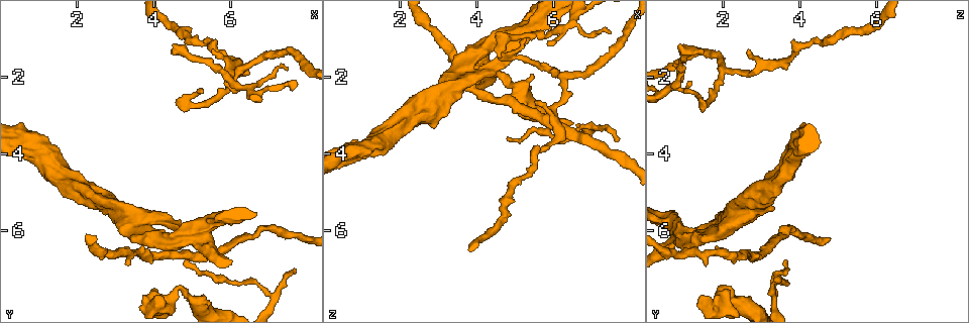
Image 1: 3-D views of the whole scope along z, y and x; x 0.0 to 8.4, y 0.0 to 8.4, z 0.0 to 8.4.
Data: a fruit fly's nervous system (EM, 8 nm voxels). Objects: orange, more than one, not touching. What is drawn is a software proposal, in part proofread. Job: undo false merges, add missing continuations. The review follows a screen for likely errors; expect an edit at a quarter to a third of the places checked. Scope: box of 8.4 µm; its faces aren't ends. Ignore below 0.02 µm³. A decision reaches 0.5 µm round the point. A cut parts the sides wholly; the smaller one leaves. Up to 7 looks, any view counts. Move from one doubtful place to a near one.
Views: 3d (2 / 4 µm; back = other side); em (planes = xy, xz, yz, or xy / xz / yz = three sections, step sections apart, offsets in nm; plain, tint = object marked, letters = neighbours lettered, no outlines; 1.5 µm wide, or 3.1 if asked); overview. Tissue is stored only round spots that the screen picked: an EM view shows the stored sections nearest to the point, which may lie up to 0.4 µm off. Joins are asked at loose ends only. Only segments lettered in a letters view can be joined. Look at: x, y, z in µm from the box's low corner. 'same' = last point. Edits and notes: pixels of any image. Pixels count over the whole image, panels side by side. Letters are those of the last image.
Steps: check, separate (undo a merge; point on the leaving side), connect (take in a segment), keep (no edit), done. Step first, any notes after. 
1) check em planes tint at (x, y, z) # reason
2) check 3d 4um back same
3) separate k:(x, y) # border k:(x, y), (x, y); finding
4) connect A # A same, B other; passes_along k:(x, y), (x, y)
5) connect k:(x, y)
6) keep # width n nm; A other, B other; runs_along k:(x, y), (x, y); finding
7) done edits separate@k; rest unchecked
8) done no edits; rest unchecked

check em planes letters at (3.50, 5.75, 2.20) # three arms meet

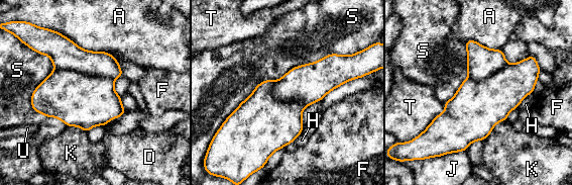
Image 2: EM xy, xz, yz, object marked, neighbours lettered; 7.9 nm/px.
keep # longest_contact S 1100 nm; A other, D other, F other, H other, J other, K other, S other, T other, U other; all the same neuron

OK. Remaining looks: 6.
check em planes plain at (5.25, 2.30, 1.05)

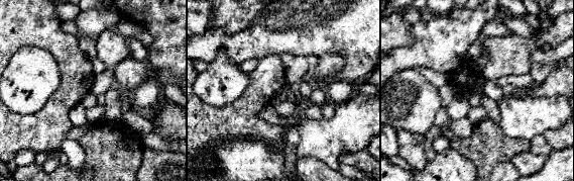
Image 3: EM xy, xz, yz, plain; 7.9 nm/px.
check em planes letters same

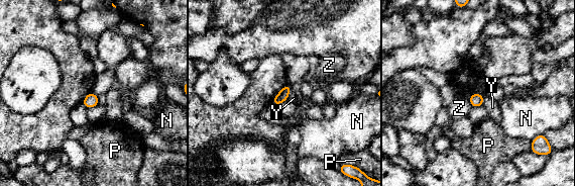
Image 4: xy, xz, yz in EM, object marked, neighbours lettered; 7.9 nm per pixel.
keep # N other, P other, Y other, Z other; border 4:(485, 95), (482, 105); no lettered segment goes on from it

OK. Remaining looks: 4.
check em planes letters at (5.55, 1.30, 2.70) # free end

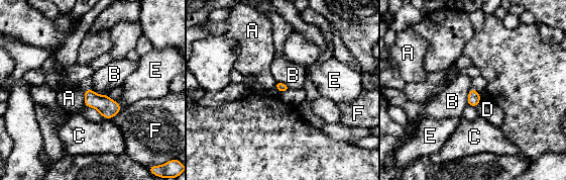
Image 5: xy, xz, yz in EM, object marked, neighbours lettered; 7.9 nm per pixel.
keep # A other, B other, C other, D other, E other, F other; border 5:(471, 88), (467, 97), (467, 104); no lettered segment goes on from it

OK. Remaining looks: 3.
done no edits; rest unchecked

